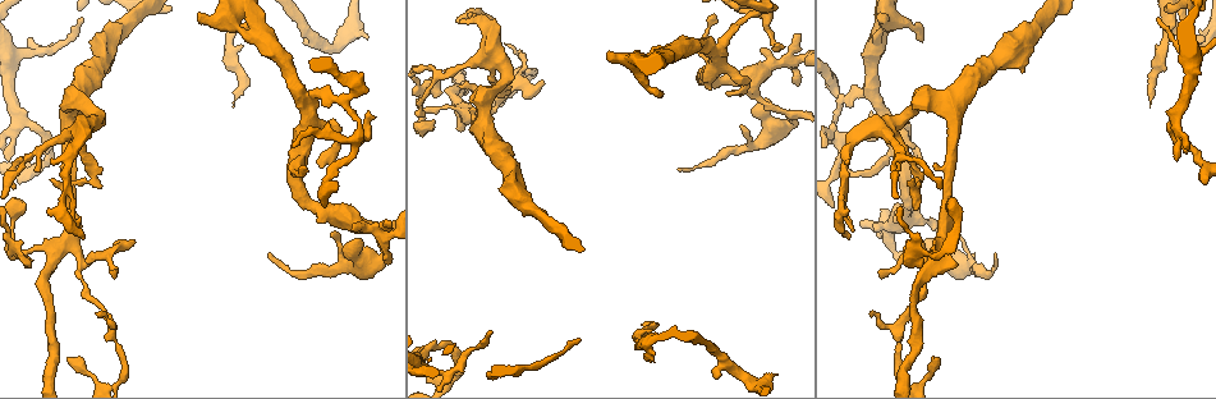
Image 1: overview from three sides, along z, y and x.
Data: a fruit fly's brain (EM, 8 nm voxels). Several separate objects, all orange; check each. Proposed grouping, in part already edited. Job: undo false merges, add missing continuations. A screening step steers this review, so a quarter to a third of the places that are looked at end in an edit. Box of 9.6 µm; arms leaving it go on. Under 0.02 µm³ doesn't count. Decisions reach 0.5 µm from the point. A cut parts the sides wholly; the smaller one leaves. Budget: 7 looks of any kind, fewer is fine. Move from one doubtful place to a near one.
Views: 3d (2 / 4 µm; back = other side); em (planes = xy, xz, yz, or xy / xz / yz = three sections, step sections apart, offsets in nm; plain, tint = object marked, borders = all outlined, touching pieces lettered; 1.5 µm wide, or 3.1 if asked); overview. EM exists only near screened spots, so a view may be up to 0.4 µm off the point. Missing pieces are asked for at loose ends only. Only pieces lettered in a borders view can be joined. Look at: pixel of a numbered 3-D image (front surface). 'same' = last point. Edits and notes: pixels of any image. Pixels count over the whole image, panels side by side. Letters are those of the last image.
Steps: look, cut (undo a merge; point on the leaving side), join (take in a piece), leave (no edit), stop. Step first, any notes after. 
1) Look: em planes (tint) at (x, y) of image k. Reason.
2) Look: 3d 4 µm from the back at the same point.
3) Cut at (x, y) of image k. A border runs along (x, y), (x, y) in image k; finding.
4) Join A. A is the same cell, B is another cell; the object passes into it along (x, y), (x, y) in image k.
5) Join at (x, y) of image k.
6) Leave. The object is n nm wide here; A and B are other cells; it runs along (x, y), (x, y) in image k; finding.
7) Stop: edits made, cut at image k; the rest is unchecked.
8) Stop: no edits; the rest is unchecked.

Look: em planes (plain) at (848, 237) of image 1. Free end.

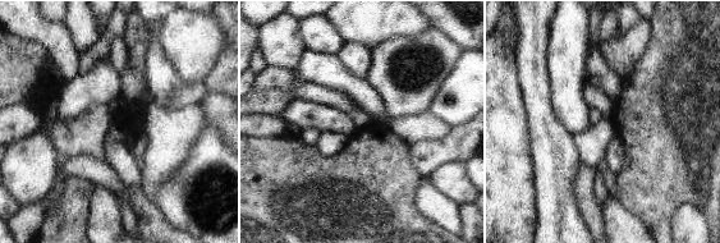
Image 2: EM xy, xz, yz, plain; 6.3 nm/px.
Look: em planes (borders) at the same point.

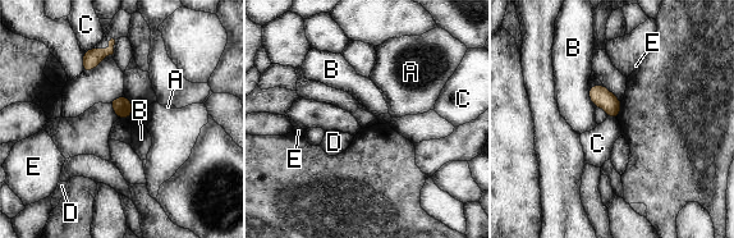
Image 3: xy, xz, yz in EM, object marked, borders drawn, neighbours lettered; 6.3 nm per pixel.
Leave. A, B, C, D and E are other cells; a border runs along (92, 47), (83, 54) in image 3; no lettered piece goes on from it.

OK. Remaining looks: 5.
Look: 3d 4 µm at (68, 360) of image 1. Free end.

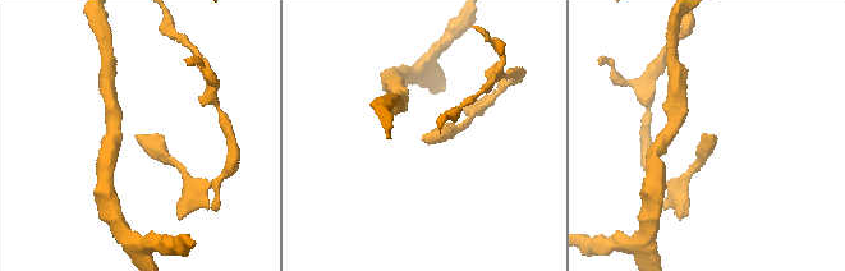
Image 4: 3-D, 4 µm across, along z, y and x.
Look: em xy step 8 (borders) at (428, 141) of image 4. Shape alone is not enough.

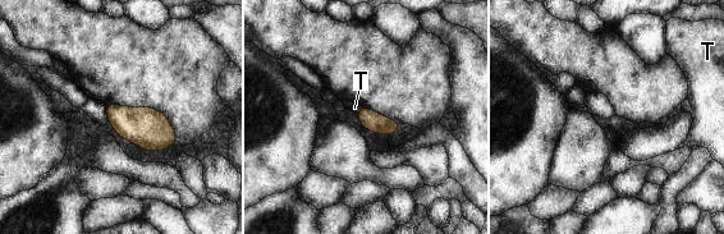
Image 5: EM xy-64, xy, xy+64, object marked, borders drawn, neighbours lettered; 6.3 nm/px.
Look: em planes (borders) at the same point.

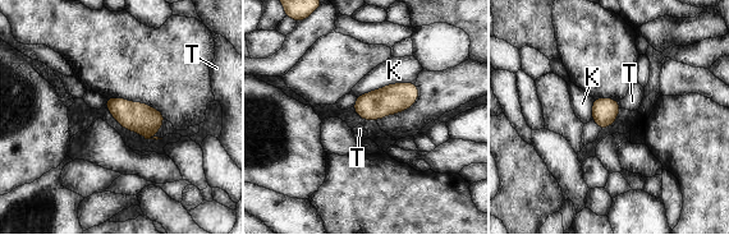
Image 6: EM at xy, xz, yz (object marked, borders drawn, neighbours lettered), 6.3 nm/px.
Leave. K and T are other cells; a border runs along (617, 101), (622, 107) in image 6; no lettered piece goes on from it.

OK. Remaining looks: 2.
Look: em xy step 4 (borders) at (73, 182) of image 1. Abrupt turn.

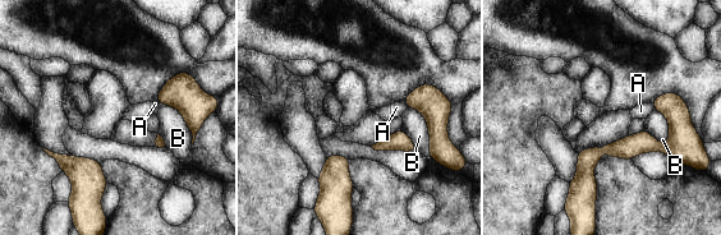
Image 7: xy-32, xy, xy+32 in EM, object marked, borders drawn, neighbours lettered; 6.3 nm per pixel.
Leave. The longest contact is with B, 360 nm; A and B are other cells; it runs along (682, 141), (601, 148), (568, 208) in image 7; all the same neuron.

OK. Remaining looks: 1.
Stop: no edits; the rest is unchecked.

